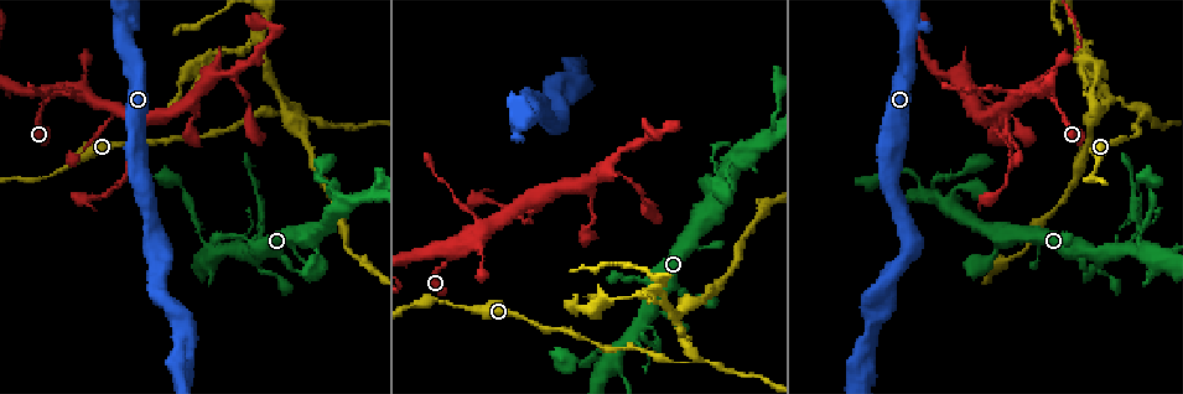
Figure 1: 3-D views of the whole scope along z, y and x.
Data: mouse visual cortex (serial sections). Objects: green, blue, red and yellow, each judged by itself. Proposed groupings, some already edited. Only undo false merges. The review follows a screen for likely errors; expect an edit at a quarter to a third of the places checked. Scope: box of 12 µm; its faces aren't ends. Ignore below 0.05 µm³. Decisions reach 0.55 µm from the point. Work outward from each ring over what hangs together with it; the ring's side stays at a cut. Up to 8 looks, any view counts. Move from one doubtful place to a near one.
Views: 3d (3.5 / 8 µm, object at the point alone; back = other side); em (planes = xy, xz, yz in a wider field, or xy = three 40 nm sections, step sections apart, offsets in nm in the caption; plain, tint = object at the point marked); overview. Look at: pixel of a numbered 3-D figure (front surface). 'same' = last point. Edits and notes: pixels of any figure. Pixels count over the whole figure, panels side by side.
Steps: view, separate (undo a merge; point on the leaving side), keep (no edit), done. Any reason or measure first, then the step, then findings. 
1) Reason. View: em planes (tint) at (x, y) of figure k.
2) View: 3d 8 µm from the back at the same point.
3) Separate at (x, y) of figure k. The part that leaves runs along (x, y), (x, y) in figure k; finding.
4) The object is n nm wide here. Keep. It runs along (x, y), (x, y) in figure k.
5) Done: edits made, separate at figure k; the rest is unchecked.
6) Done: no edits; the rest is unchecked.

A narrow waist. View: 3d 3.5 µm at (256, 227) of figure 1.

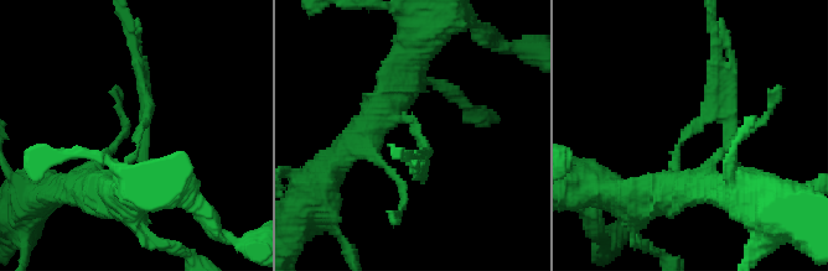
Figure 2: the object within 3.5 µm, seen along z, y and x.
View: em xy step 3 (tint) at (410, 129) of figure 2.

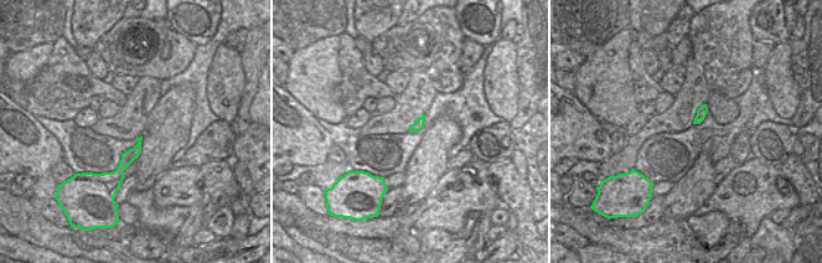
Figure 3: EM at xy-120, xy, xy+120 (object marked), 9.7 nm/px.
Separate at (135, 57) of figure 2. The part that leaves runs along (148, 108), (128, 29) in figure 2; a second cell is stuck on.

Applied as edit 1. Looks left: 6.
View: overview.

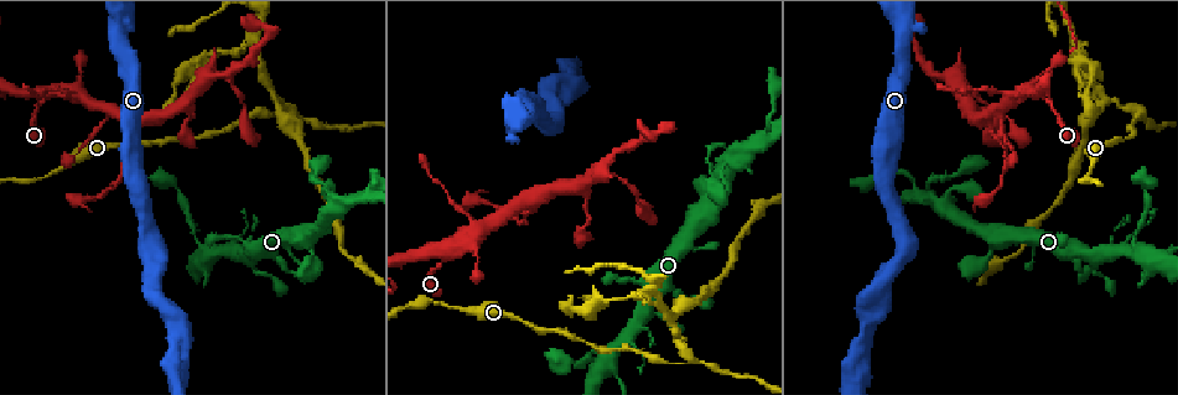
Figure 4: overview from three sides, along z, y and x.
Sharp bend. View: 3d 3.5 µm at (289, 108) of figure 4.

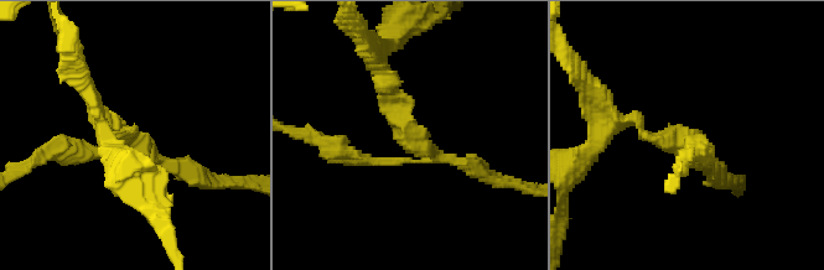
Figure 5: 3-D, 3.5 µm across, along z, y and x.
3 arms meet here; the arms are 150, 200, 200 nm wide; now the EM. View: em xy step 5 (tint) at (137, 144) of figure 5.

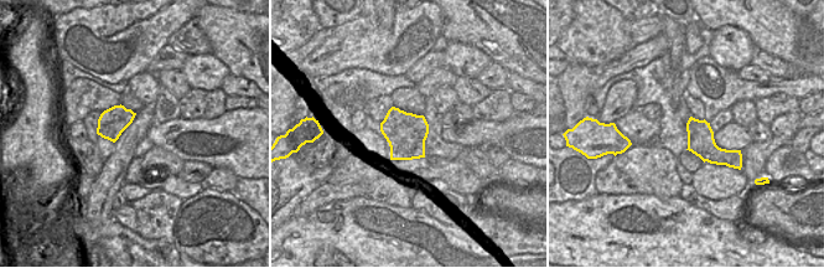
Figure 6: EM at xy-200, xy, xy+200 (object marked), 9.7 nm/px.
Separate at (405, 120) of figure 5. Two cells meet here.

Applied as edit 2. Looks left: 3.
View: 3d 3.5 µm at (1094, 163) of figure 4.

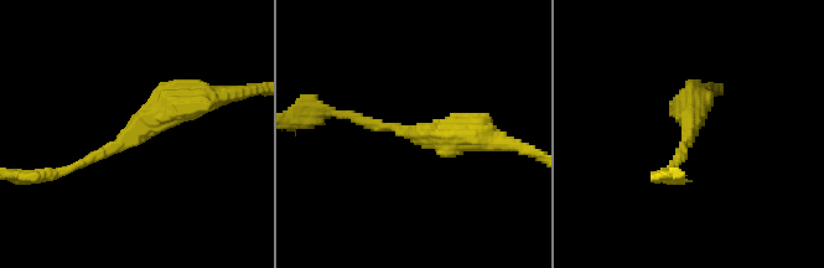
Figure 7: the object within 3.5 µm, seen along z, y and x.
The arms are 150, 400 nm wide. View: em xy step 3 (tint) at (686, 139) of figure 7.

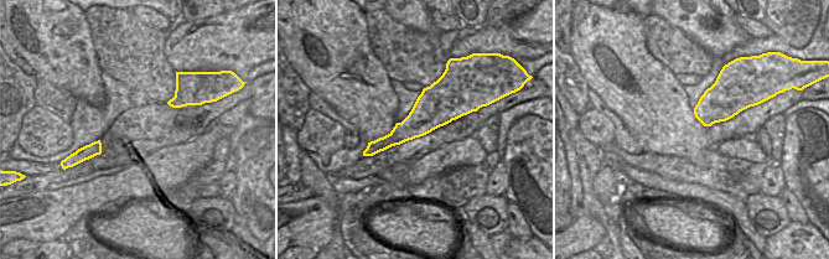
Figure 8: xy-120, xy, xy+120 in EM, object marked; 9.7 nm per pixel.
Keep. It runs along (465, 109), (433, 109), (368, 153) in figure 8; continuous, no second cell.

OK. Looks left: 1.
Done: edits made, separate at figure 2, separate at figure 5; the rest is unchecked.

